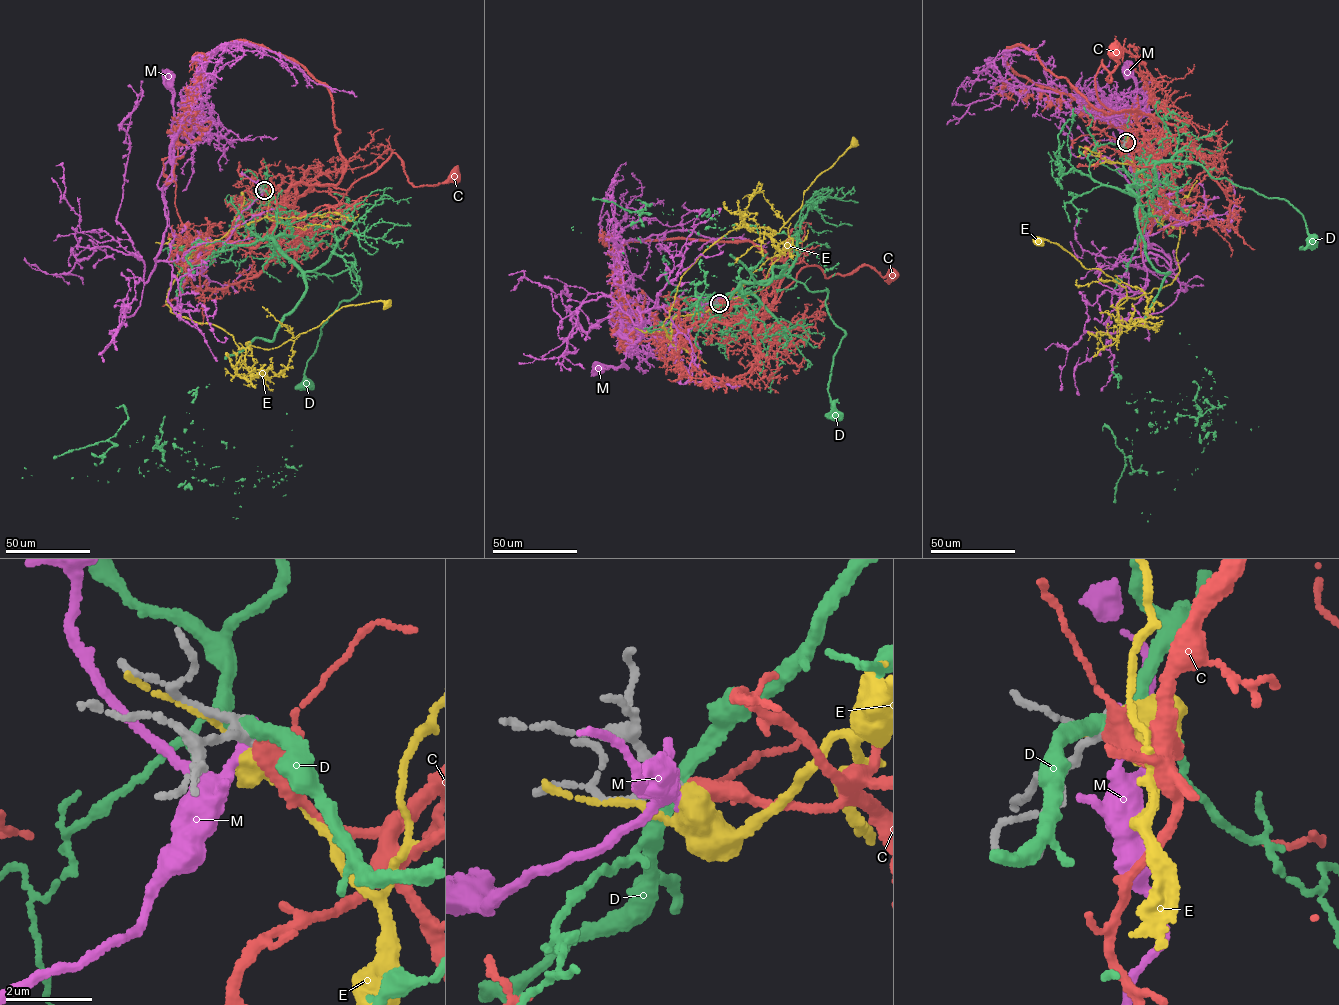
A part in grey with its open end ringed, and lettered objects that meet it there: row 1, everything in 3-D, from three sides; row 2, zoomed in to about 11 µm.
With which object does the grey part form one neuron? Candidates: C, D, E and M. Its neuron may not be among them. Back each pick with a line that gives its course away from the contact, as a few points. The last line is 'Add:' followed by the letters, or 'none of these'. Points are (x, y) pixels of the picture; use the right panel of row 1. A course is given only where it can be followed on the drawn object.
C: Its course: (1126, 142), (1141, 127), (1138, 111), (1107, 109), (1095, 87), (1101, 60), (1110, 82), (1119, 62), (1114, 55)
Add: C

